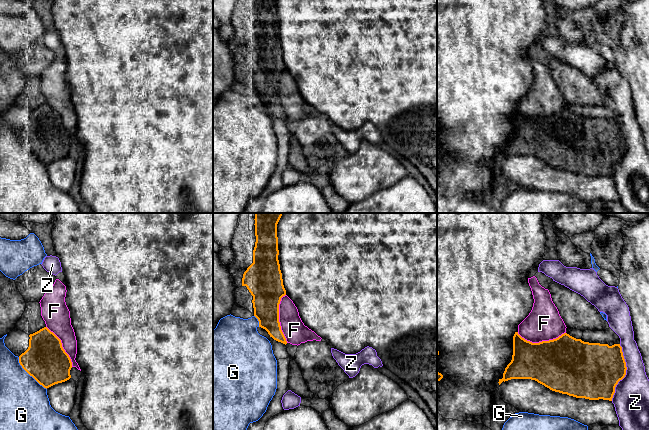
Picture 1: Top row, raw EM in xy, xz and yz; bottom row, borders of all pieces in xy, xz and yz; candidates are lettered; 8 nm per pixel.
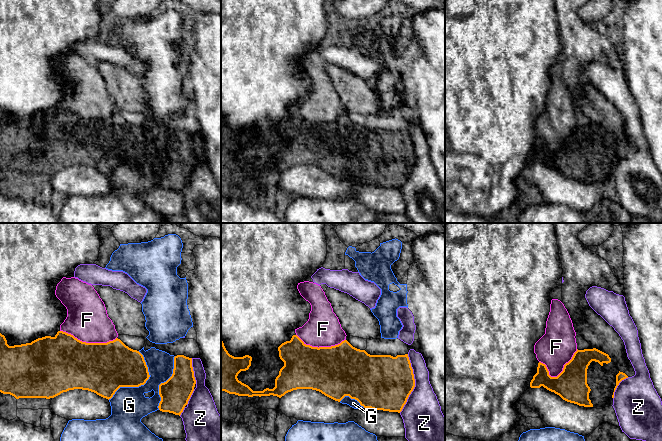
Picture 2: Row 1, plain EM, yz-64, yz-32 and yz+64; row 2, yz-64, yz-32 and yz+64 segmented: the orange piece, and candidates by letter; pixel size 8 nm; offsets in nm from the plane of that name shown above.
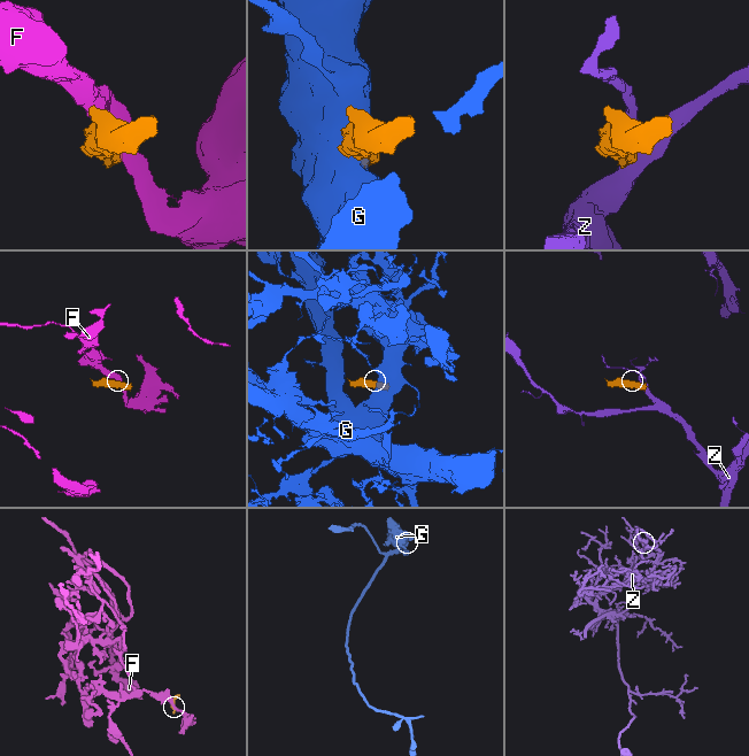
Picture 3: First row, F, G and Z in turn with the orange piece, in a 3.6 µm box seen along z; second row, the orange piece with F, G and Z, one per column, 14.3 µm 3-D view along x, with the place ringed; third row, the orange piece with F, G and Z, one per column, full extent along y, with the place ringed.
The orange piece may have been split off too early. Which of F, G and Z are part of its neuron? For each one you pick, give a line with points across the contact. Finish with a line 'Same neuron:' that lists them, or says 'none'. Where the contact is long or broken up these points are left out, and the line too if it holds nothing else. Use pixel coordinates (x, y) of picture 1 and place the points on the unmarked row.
Same neuron: none

